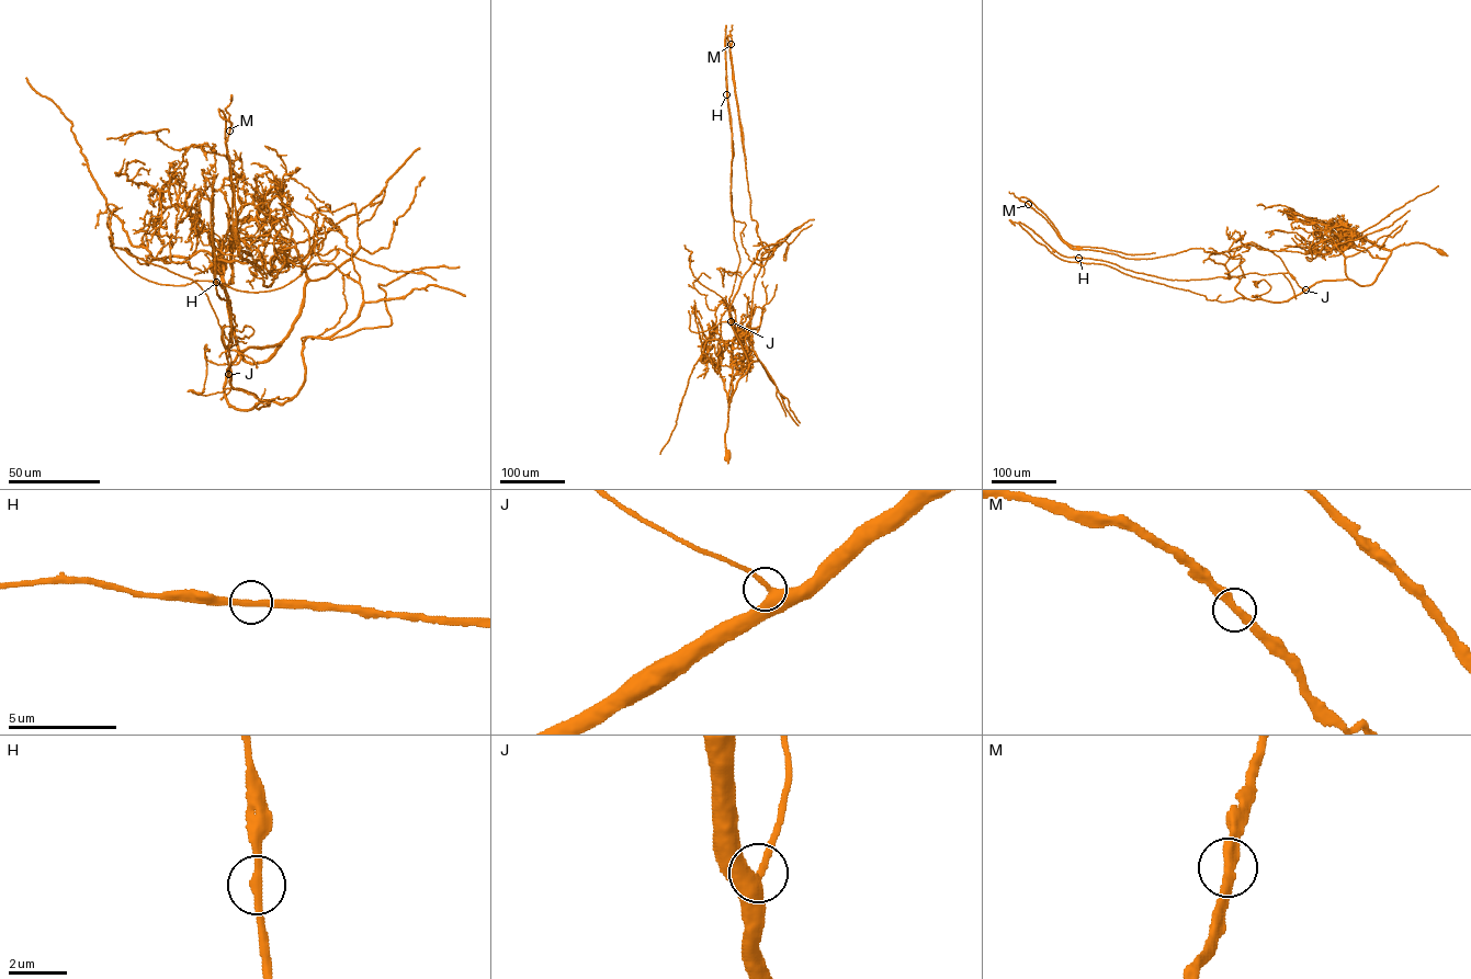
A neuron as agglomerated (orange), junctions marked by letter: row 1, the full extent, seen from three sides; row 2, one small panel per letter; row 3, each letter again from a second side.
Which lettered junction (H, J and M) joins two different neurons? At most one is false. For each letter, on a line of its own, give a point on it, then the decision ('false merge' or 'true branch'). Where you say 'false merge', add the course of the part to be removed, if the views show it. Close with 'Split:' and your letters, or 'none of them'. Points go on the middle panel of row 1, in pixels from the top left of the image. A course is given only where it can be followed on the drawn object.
H: place (726, 94); true branch
J: place (731, 321); true branch
M: place (731, 44); true branch
Split: none of them

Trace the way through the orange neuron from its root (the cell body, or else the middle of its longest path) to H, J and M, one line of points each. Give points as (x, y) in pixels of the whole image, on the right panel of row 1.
H: (1440, 252), (1400, 245), (1369, 285), (1322, 280), (1282, 302), (1222, 302), (1062, 260), (1019, 223), (1078, 258)
J: (1440, 252), (1421, 242), (1400, 245), (1391, 250), (1370, 284), (1359, 285), (1348, 279), (1322, 280), (1305, 289)
M: (1440, 252), (1400, 245), (1370, 284), (1251, 299), (1225, 266), (1235, 251), (1073, 249), (1028, 204)

